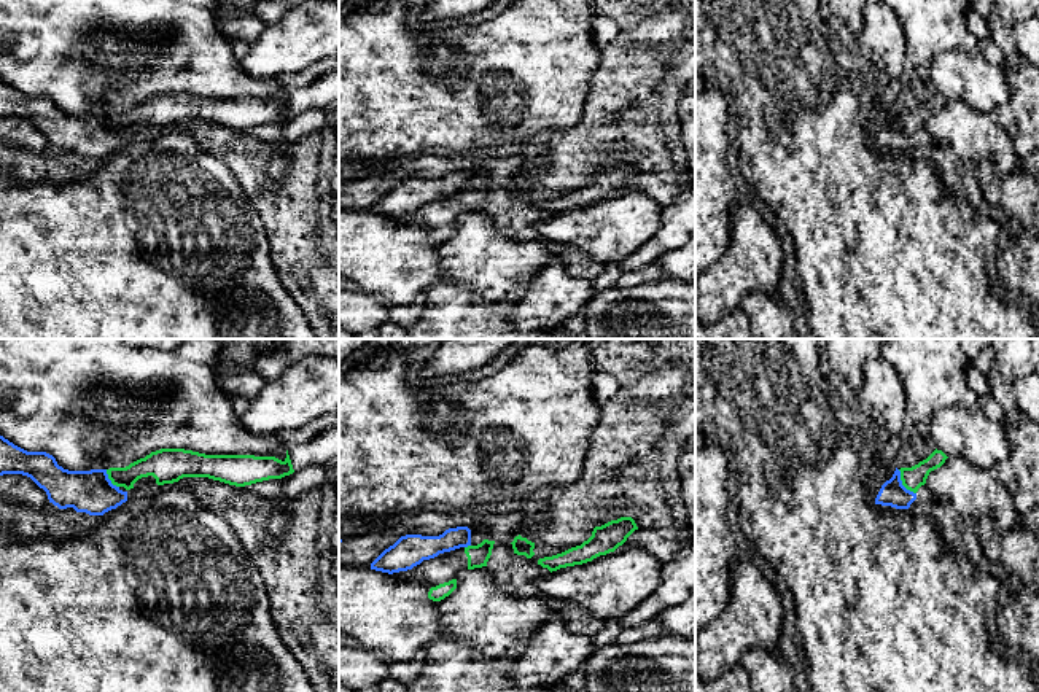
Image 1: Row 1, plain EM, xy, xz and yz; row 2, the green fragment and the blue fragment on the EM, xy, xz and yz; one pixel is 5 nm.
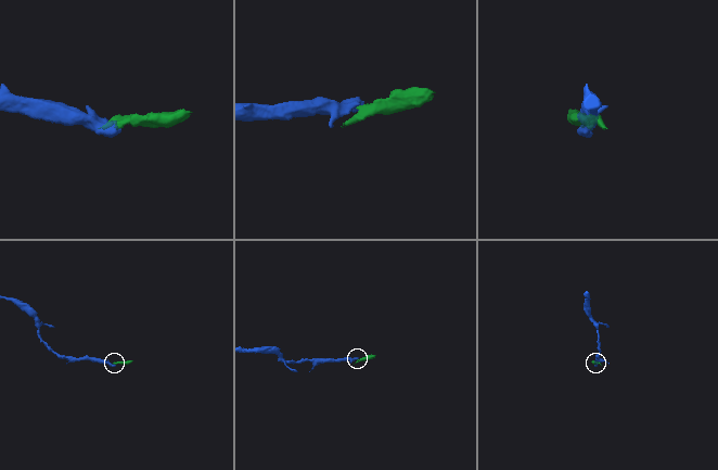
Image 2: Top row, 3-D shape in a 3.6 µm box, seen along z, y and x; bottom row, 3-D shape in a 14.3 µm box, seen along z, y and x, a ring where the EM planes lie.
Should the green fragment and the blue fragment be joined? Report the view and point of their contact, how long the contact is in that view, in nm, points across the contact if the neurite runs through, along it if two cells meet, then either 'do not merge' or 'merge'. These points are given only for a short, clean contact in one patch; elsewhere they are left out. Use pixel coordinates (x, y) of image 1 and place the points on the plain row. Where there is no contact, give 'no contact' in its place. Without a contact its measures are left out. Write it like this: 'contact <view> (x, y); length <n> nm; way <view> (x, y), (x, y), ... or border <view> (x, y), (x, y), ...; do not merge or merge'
contact yz (902, 128); length 160 nm; border yz (898, 113), (901, 126), (915, 137); do not merge

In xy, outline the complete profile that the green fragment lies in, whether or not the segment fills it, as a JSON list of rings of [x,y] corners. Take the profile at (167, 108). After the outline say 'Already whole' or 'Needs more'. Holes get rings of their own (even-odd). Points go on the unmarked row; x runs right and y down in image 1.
[[[339,67],[325,72],[317,81],[286,94],[282,105],[275,100],[205,99],[185,92],[161,92],[126,111],[107,113],[108,122],[126,134],[153,119],[158,129],[173,127],[183,121],[208,121],[235,130],[269,122],[282,122],[310,108],[326,108],[339,102]]]. Needs more

